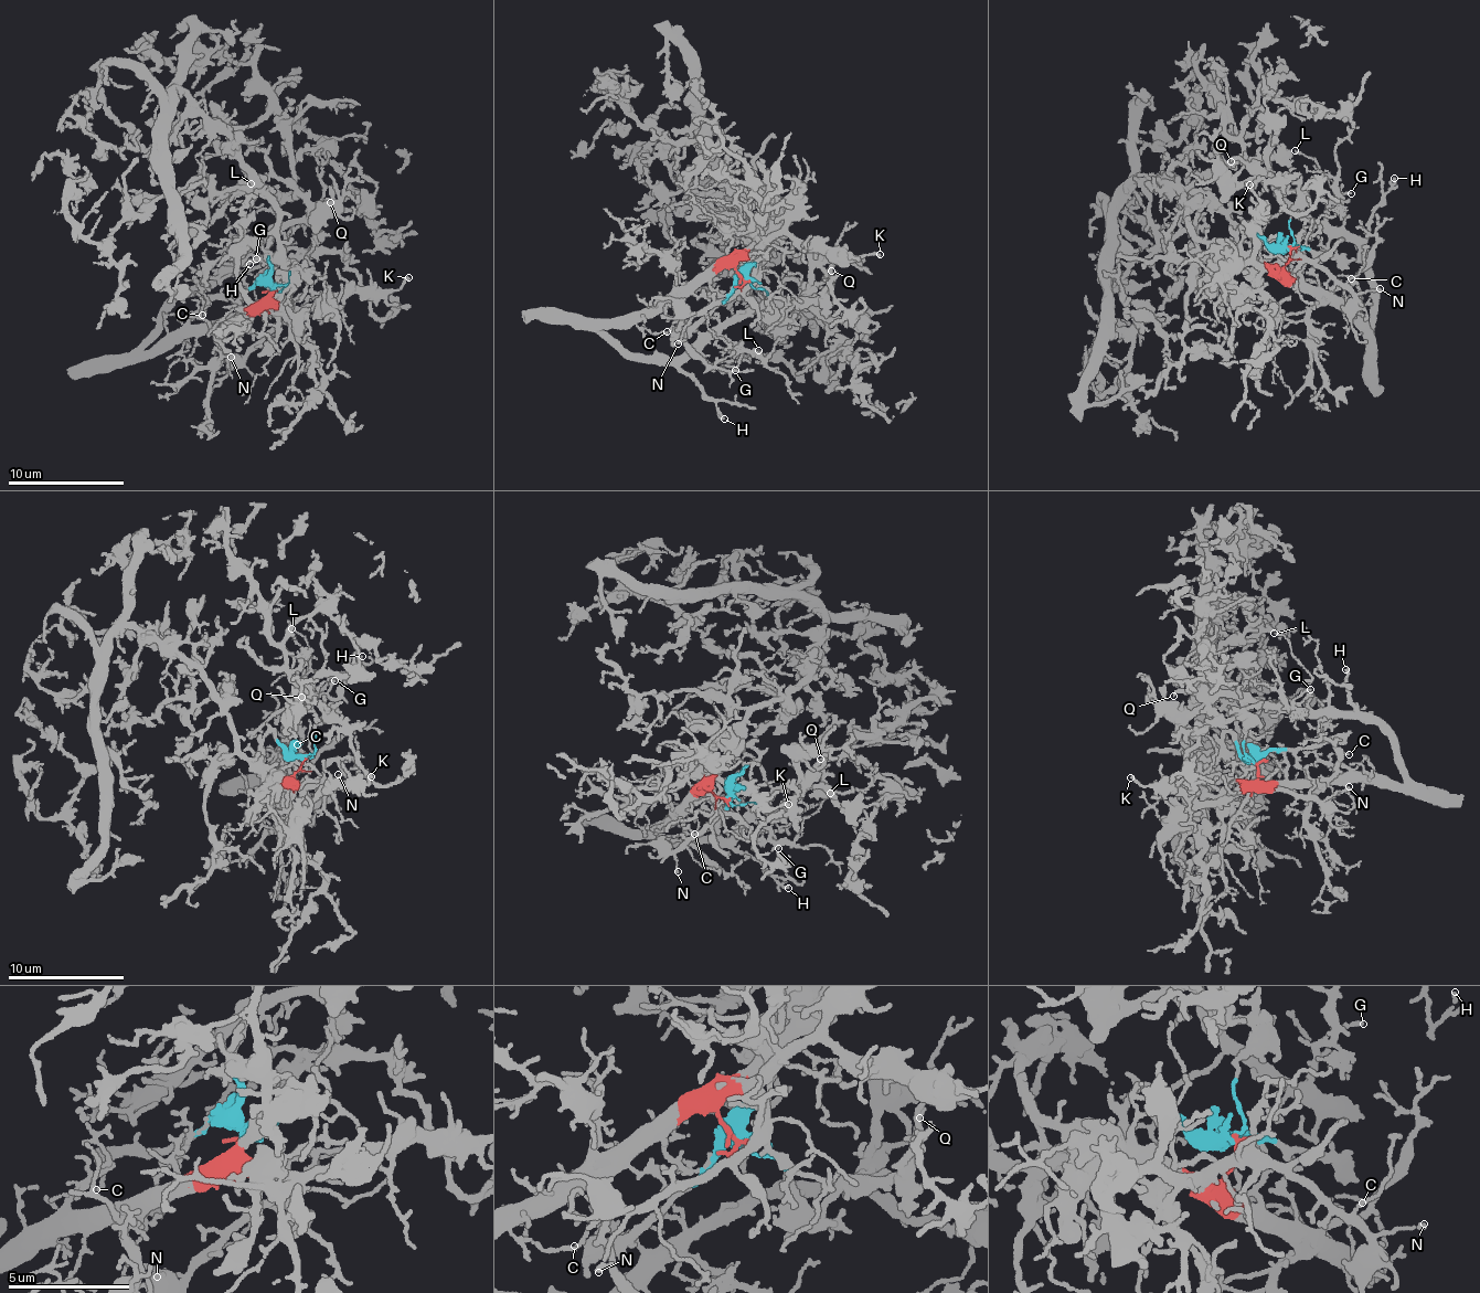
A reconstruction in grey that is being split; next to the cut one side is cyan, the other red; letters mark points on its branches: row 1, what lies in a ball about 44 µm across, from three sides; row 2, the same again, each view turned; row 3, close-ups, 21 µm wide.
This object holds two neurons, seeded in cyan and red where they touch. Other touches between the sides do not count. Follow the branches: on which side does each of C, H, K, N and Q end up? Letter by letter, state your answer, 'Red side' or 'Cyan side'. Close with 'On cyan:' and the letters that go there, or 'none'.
C: Red side
H: Red side
K: Red side
N: Red side
Q: Cyan side
On cyan: Q

